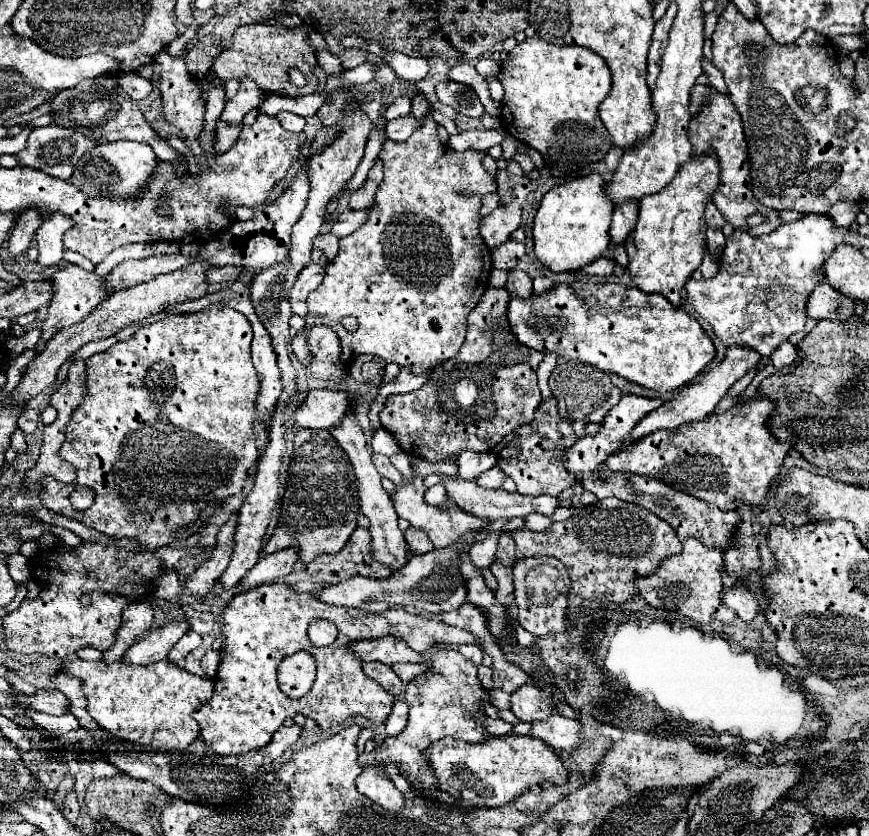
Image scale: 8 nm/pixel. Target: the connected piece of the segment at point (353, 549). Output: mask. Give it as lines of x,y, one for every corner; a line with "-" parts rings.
357,527
346,546
338,554
324,554
308,564
308,574
314,582
334,584
352,576
388,578
390,566
380,564
372,554
372,538
366,528

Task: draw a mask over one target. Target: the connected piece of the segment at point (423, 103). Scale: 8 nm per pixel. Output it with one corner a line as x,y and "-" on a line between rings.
416,94
416,98
412,98
412,110
410,110
410,114
414,118
422,118
424,110
428,110
428,108
430,108
430,104
428,104
426,96
424,94

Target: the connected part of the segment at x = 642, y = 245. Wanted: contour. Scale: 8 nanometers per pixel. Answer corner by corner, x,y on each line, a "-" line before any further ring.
706,152
684,162
672,182
658,194
644,196
638,202
638,222
626,240
630,258
630,278
642,292
656,292
680,306
680,292
688,276
702,264
706,254
706,222
704,208
720,182
720,164
716,154

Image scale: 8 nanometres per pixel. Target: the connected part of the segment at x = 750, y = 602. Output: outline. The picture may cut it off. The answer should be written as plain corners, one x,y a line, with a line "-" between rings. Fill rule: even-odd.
736,586
736,590
730,588
722,596
722,604
734,608
738,618
744,622
752,622
760,610
760,602
756,600
756,596
750,590
740,590
740,586

